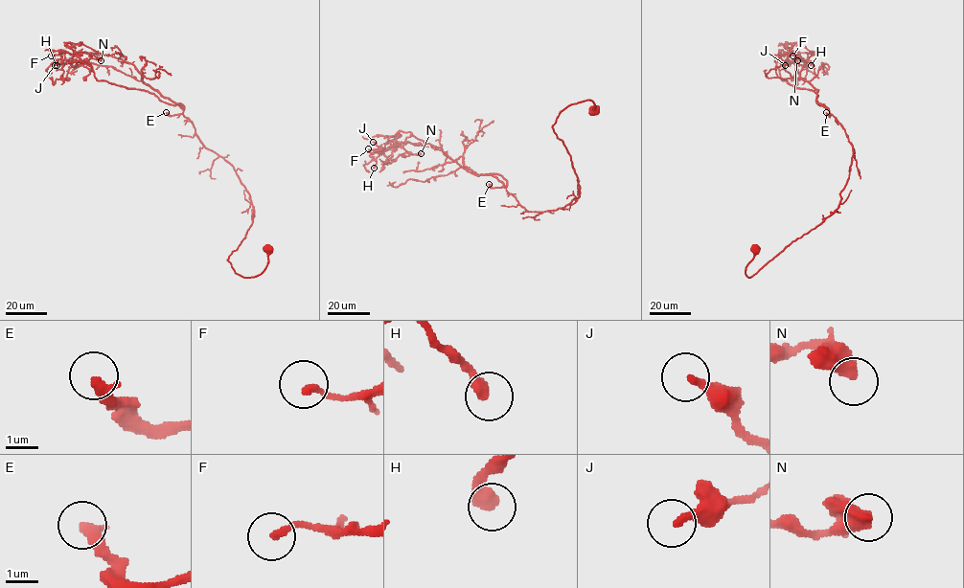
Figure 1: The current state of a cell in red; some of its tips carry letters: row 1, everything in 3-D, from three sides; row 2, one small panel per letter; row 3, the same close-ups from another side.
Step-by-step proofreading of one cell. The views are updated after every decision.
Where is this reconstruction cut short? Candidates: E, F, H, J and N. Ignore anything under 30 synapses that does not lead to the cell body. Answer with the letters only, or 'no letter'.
E

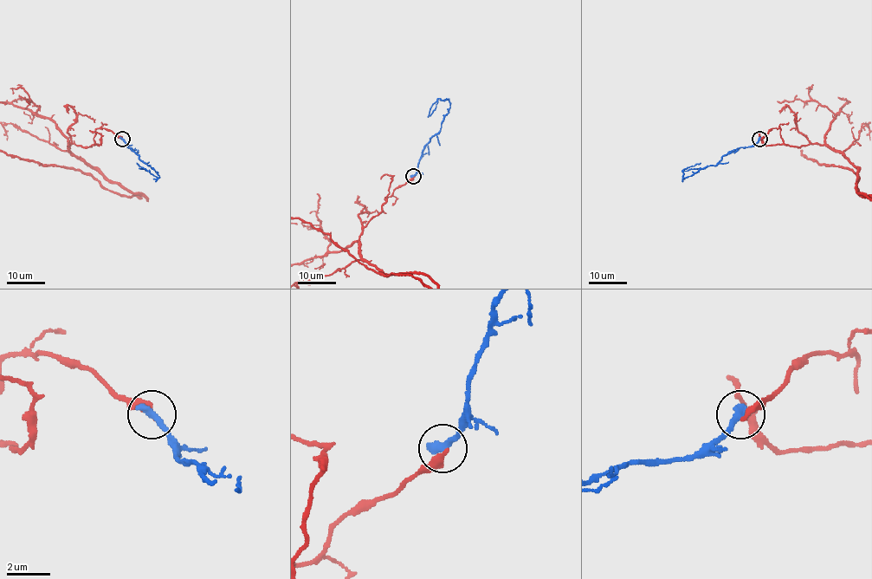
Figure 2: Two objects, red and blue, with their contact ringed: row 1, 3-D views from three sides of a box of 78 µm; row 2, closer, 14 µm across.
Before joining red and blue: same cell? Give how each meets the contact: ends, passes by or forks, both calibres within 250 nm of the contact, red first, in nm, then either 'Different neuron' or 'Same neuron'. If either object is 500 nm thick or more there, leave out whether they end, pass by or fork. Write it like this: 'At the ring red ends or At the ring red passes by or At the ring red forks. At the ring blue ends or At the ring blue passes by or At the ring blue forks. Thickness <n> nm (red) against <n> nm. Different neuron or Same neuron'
At the ring red ends. At the ring blue ends. Thickness 320 nm (red) against 440 nm. Different neuron

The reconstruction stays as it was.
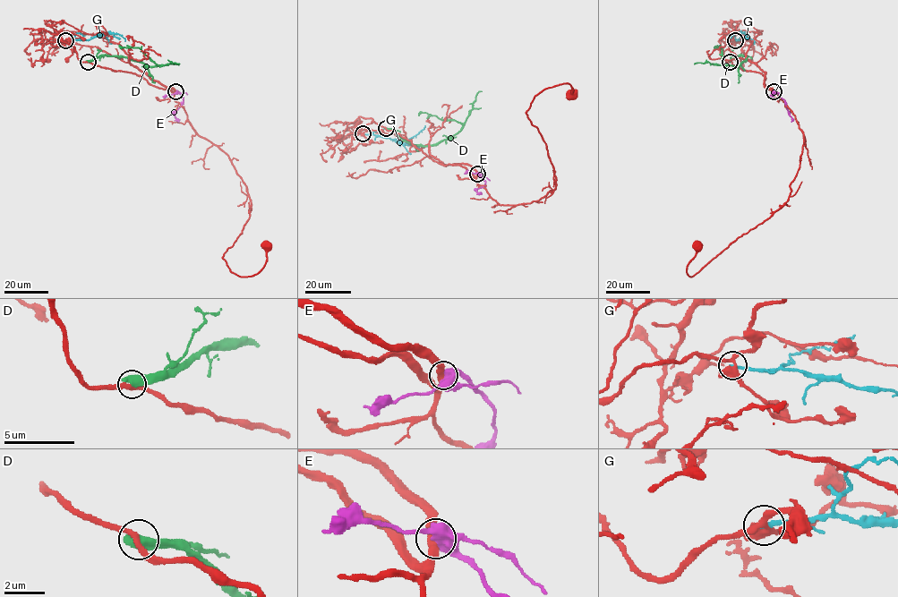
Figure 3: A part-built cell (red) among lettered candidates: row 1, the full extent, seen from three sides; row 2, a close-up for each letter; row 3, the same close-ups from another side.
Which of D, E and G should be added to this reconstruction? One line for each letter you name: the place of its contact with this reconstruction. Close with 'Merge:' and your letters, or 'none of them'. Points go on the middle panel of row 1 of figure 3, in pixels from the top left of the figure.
Merge: none of them

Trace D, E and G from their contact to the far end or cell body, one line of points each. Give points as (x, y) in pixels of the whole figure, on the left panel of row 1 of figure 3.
D: (87, 62), (106, 55), (128, 57), (149, 66), (161, 64), (153, 62), (138, 47), (119, 45)
E: (175, 91), (183, 97), (182, 105), (175, 113), (178, 122)
G: (65, 40), (89, 39), (107, 33), (117, 33), (125, 41)

